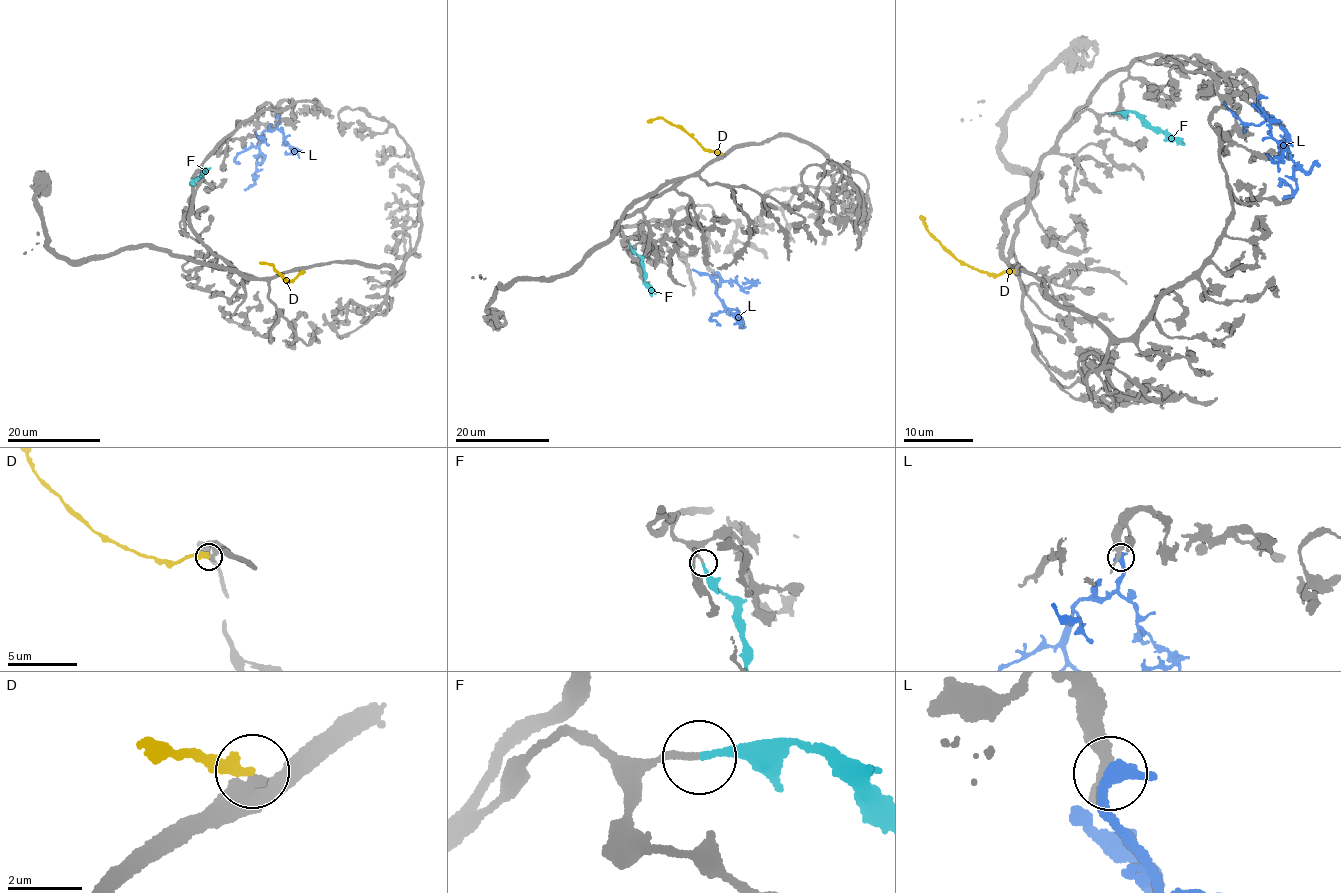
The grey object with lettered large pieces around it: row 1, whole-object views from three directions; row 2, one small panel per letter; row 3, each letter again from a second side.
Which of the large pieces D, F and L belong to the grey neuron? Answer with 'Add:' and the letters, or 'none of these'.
Add: F

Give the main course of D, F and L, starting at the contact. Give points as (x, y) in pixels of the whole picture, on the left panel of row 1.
D: (303, 271), (287, 282), (273, 266), (259, 262)
F: (202, 174), (205, 170), (192, 180), (194, 184)
L: (277, 116), (277, 126), (261, 136), (259, 151), (264, 159), (255, 167), (255, 180), (244, 189)

